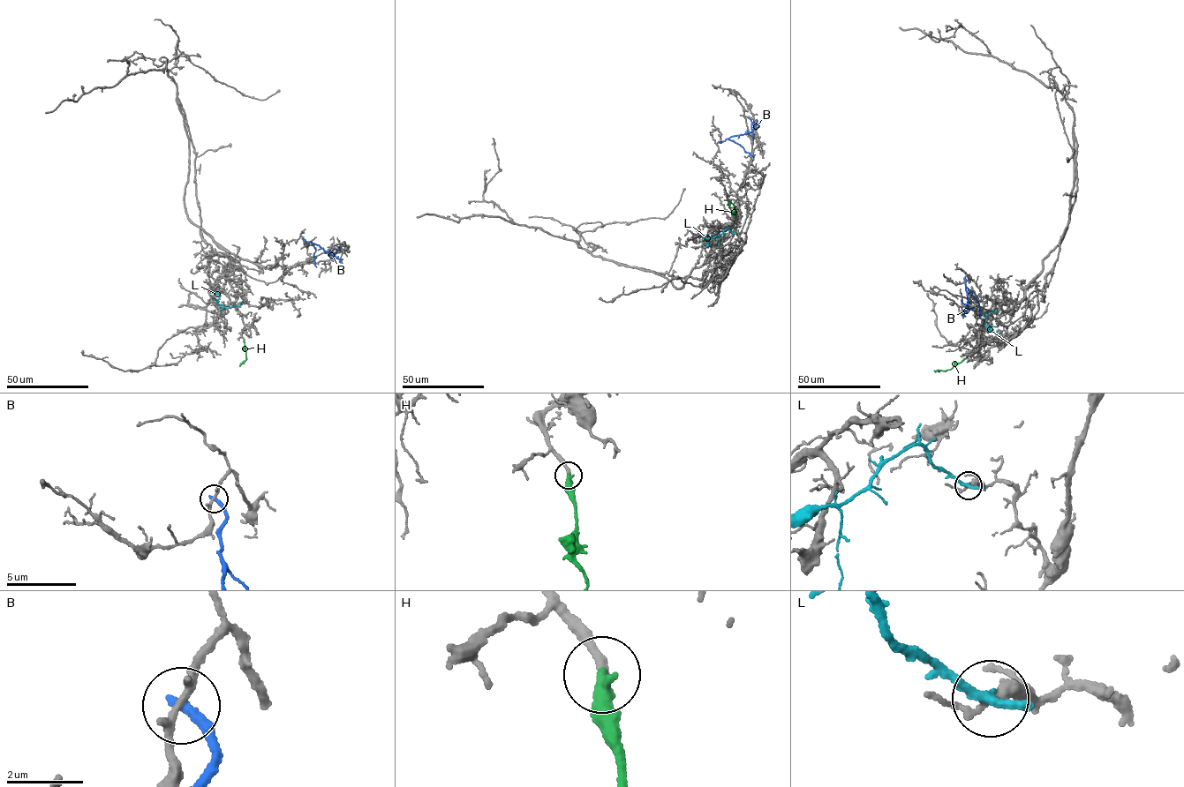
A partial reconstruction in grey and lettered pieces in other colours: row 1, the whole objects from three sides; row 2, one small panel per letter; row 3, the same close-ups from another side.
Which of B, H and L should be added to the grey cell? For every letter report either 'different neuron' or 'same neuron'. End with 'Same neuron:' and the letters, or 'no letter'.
B: different neuron
H: same neuron
L: different neuron
Same neuron: H

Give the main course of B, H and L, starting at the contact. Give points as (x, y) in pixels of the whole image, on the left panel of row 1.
B: (302, 238), (330, 254), (339, 251), (340, 246)
H: (244, 340), (246, 357), (239, 365)
L: (241, 303), (222, 307), (216, 303), (218, 293), (213, 293)

